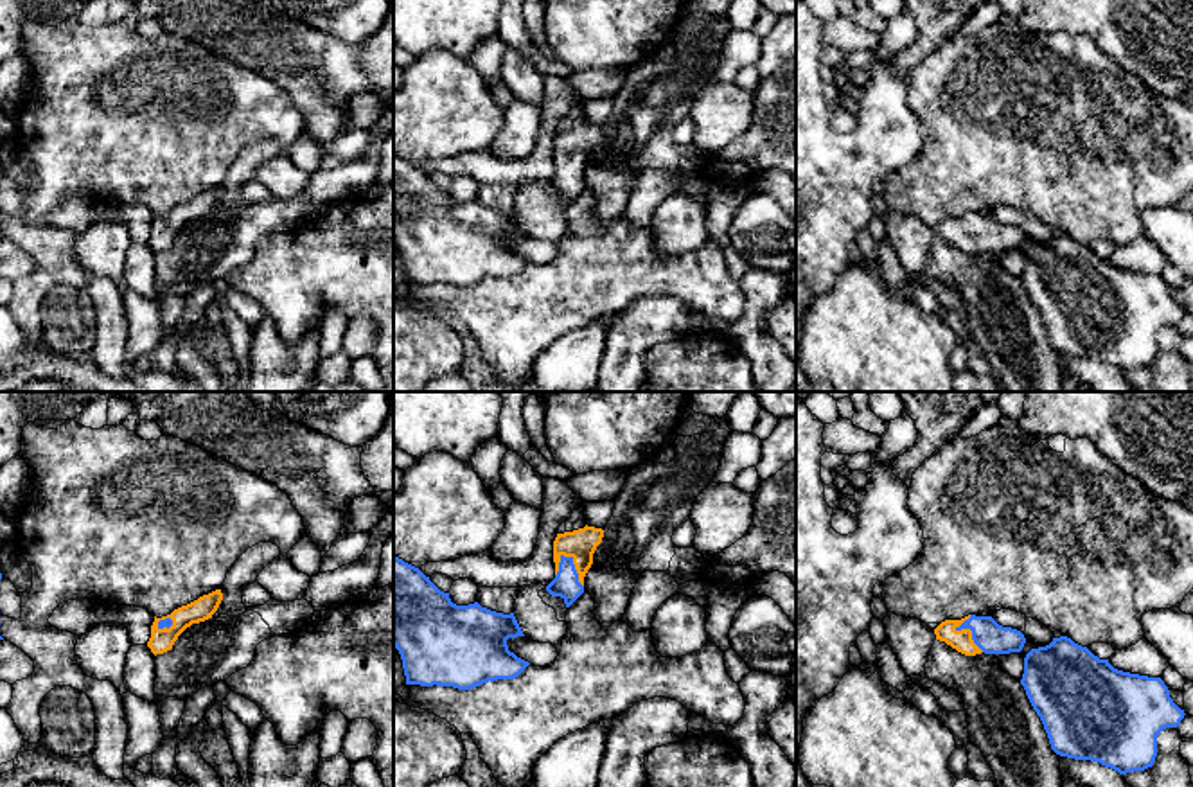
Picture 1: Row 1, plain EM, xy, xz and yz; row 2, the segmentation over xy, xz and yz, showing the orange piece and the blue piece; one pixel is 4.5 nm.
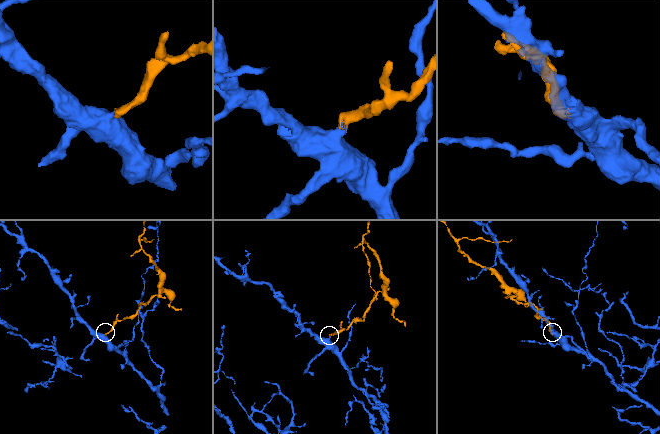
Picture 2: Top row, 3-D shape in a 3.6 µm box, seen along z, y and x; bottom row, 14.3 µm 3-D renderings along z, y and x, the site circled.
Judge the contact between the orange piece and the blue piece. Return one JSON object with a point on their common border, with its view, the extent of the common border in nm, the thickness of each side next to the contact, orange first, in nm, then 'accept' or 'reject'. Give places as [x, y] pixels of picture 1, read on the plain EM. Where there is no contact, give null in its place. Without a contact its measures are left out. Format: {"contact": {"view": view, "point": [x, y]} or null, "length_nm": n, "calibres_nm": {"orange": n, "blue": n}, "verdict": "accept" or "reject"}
{"contact": {"view": "xz", "point": [575, 166]}, "length_nm": 180, "calibres_nm": {"orange": 140, "blue": 120}, "verdict": "accept"}

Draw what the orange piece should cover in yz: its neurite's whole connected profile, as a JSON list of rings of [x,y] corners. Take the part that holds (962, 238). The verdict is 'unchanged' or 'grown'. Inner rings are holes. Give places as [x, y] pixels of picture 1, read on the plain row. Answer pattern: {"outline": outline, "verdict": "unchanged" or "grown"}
{"outline": [[[968,212],[945,217],[934,226],[936,237],[945,239],[965,253],[1021,250],[1026,235],[1021,228],[999,223],[992,214]]], "verdict": "grown"}

